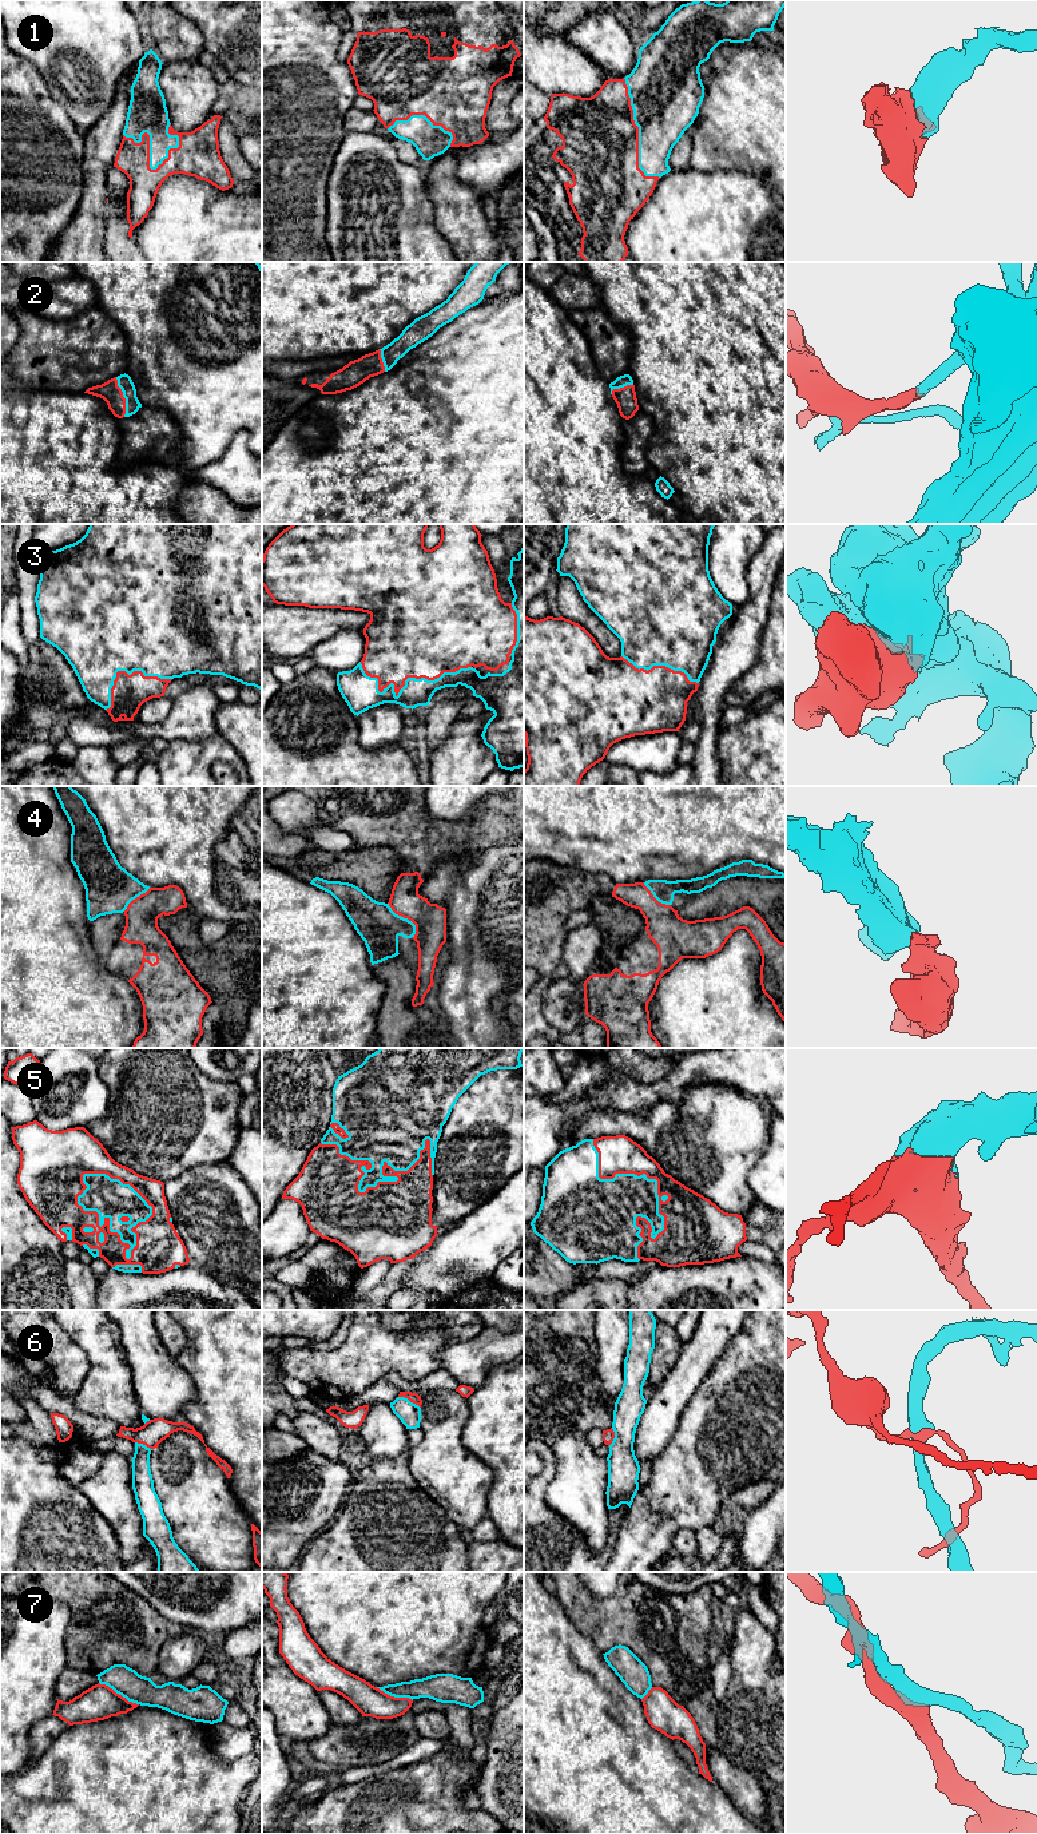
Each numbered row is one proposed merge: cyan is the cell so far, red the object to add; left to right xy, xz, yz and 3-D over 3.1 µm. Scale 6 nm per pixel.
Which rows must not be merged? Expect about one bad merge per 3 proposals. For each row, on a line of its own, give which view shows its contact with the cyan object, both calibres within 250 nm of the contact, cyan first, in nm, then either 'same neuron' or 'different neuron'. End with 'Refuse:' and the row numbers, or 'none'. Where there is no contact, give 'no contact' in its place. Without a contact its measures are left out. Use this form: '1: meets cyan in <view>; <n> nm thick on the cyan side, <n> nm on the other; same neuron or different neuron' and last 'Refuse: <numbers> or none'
1: meets cyan in xy; 240 nm thick on the cyan side, 220 nm on the other; same neuron
2: meets cyan in xy; 90 nm thick on the cyan side, 120 nm on the other; same neuron
3: meets cyan in xz; 160 nm thick on the cyan side, 460 nm on the other; same neuron
4: meets cyan in xz; 240 nm thick on the cyan side, 190 nm on the other; different neuron
5: meets cyan in xz; 300 nm thick on the cyan side, 460 nm on the other; same neuron
6: meets cyan in xz; 140 nm thick on the cyan side, 60 nm on the other; different neuron
7: meets cyan in xy; 170 nm thick on the cyan side, 200 nm on the other; different neuron
Refuse: 4, 6, 7

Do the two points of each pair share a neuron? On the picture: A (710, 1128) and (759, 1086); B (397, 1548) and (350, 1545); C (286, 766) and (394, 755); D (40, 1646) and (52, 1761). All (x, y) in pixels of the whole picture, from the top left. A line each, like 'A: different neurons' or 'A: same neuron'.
A: different neurons
B: same neuron
C: same neuron
D: different neurons

